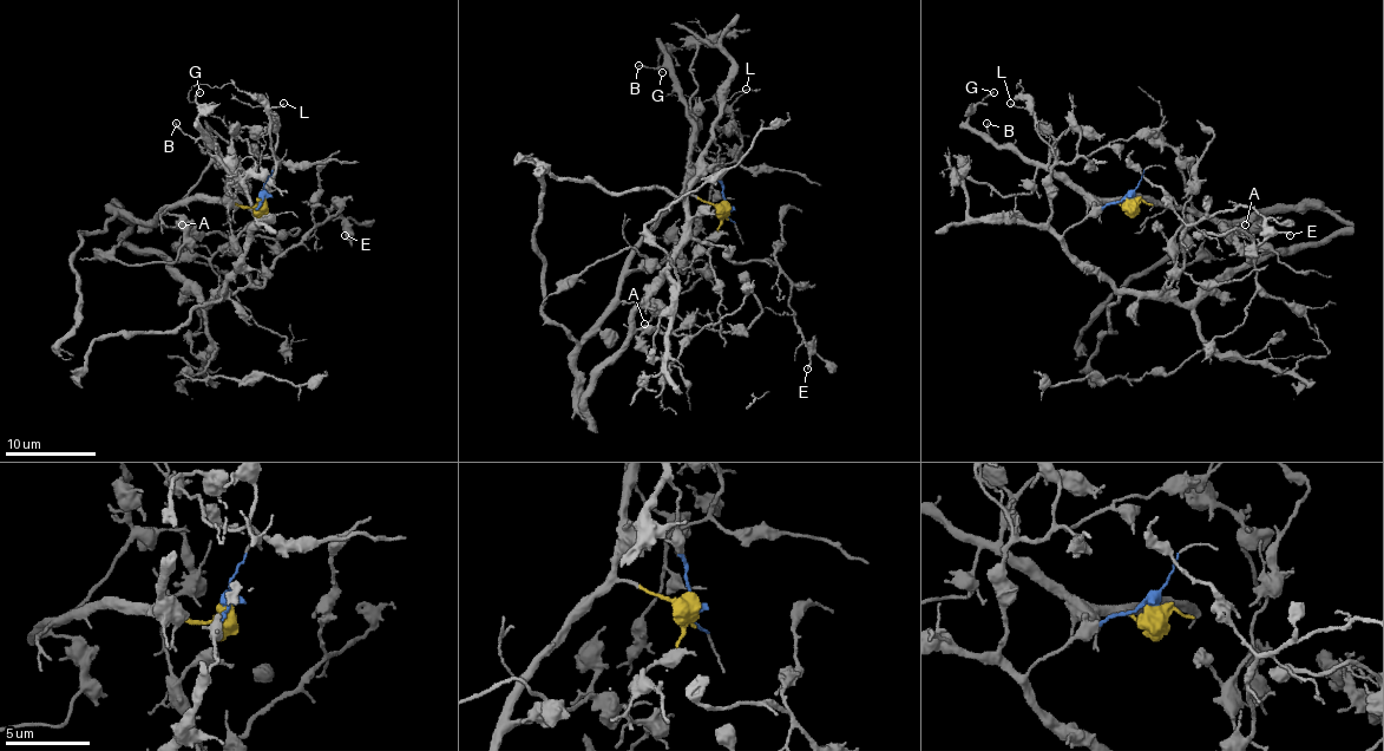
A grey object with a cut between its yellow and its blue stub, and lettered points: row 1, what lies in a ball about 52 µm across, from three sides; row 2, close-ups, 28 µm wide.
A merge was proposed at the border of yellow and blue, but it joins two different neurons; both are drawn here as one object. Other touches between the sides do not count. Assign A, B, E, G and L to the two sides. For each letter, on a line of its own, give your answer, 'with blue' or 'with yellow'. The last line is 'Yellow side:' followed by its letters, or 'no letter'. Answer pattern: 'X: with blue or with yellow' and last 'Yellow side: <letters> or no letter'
A: with yellow
B: with yellow
E: with blue
G: with yellow
L: with blue
Yellow side: A, B, G

